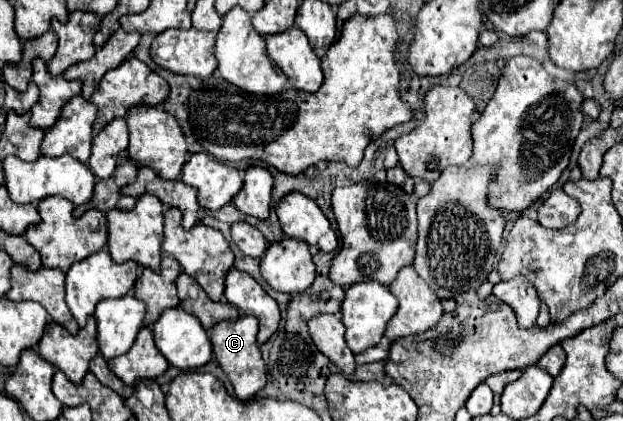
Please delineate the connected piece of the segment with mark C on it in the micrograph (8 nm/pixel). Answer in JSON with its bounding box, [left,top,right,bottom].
[209,315,267,401]

